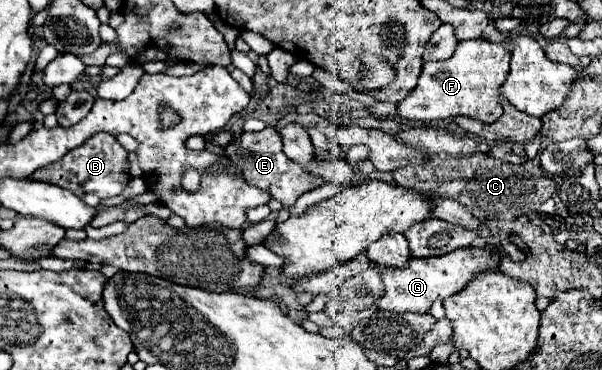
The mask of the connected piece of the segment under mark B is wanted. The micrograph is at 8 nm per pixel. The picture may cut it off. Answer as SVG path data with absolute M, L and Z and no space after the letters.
M101 132L89 138L87 142L83 142L81 146L77 146L77 150L71 150L69 154L65 154L65 158L61 158L59 162L53 162L37 170L31 178L39 182L55 184L59 188L67 188L73 194L77 194L85 204L97 206L101 200L123 192L125 180L130 179L129 168L124 168L129 167L127 157L128 152L125 152L123 146L117 142L117 138Z

